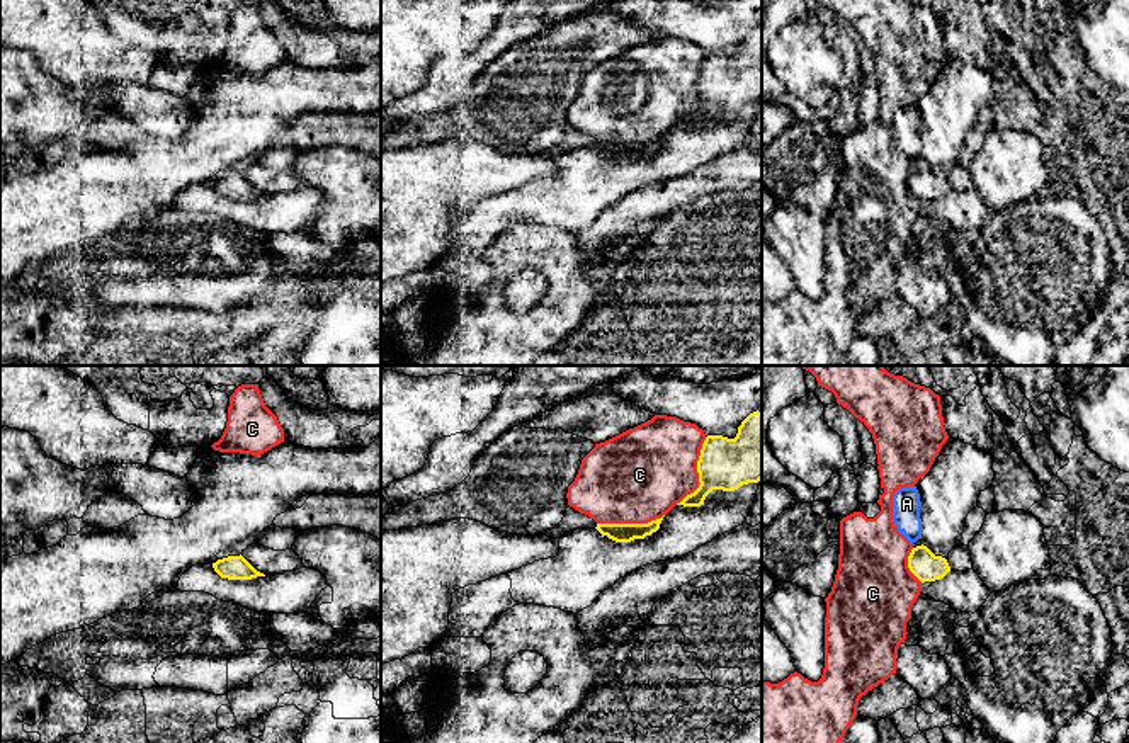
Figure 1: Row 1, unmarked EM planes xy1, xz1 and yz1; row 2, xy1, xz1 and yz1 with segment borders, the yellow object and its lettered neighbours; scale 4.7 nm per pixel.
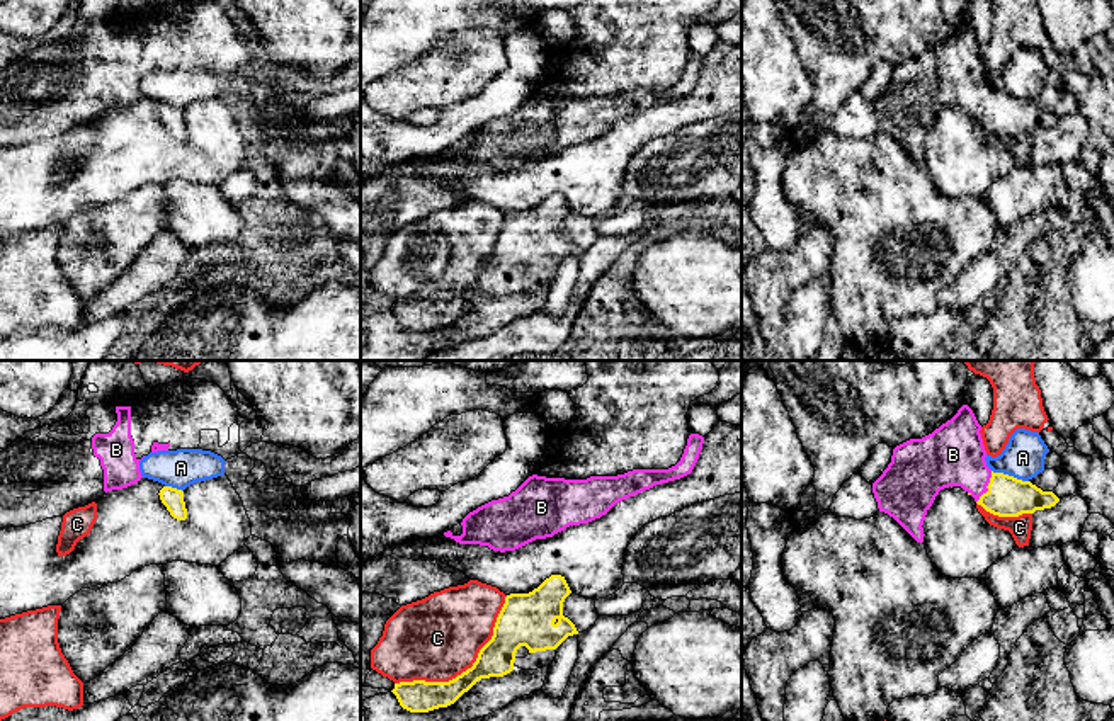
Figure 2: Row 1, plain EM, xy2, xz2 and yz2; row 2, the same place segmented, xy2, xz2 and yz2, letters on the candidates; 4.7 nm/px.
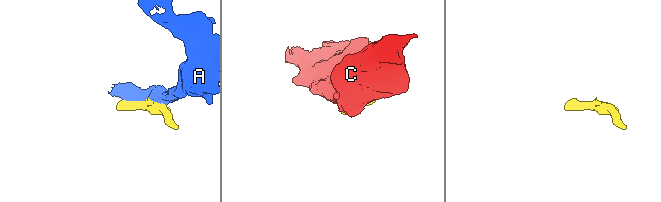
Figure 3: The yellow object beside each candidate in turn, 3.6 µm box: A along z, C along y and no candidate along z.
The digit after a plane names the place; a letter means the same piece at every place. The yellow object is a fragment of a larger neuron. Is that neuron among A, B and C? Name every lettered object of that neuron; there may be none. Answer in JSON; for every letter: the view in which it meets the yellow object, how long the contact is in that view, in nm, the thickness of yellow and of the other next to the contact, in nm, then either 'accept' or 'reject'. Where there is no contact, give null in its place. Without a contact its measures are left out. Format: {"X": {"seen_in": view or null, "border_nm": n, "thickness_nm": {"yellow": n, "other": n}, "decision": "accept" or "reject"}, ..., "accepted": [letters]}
{"A": {"seen_in": "yz2", "border_nm": 190, "thickness_nm": {"yellow": 190, "other": 200}, "decision": "reject"}, "B": {"seen_in": "yz2", "border_nm": 170, "thickness_nm": {"yellow": 190, "other": 300}, "decision": "accept"}, "C": {"seen_in": "xz2", "border_nm": 700, "thickness_nm": {"yellow": 170, "other": 400}, "decision": "reject"}, "accepted": ["B"]}

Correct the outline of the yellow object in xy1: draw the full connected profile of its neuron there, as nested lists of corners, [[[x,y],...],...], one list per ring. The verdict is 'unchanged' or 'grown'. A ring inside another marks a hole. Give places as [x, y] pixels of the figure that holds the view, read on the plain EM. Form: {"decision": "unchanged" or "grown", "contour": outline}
{"decision": "unchanged", "contour": [[[241,173],[218,179],[213,182],[213,187],[221,197],[228,199],[252,199],[257,196],[265,196],[264,192],[257,190]]]}

